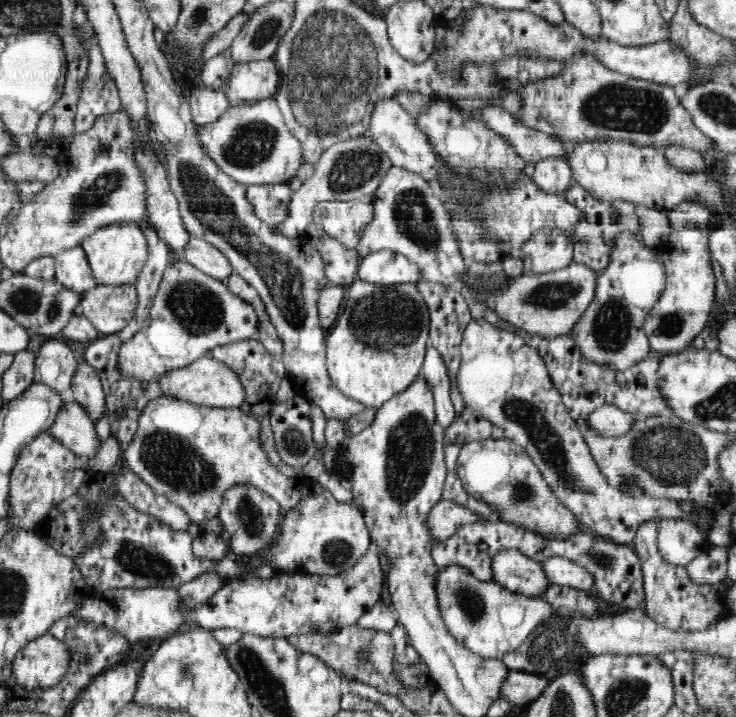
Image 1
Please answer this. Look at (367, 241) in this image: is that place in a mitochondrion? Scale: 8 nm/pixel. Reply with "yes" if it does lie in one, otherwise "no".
no

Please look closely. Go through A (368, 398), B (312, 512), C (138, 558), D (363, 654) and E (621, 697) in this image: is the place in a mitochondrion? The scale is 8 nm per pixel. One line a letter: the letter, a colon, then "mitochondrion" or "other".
A: other
B: other
C: mitochondrion
D: mitochondrion
E: mitochondrion

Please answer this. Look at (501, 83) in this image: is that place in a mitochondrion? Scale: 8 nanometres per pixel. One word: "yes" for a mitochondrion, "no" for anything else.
no

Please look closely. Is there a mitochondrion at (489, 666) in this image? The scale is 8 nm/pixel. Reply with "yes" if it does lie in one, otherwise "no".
no

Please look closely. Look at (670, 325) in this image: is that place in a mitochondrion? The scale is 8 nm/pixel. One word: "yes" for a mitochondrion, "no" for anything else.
yes

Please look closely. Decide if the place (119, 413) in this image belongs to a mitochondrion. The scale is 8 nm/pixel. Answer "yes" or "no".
no

